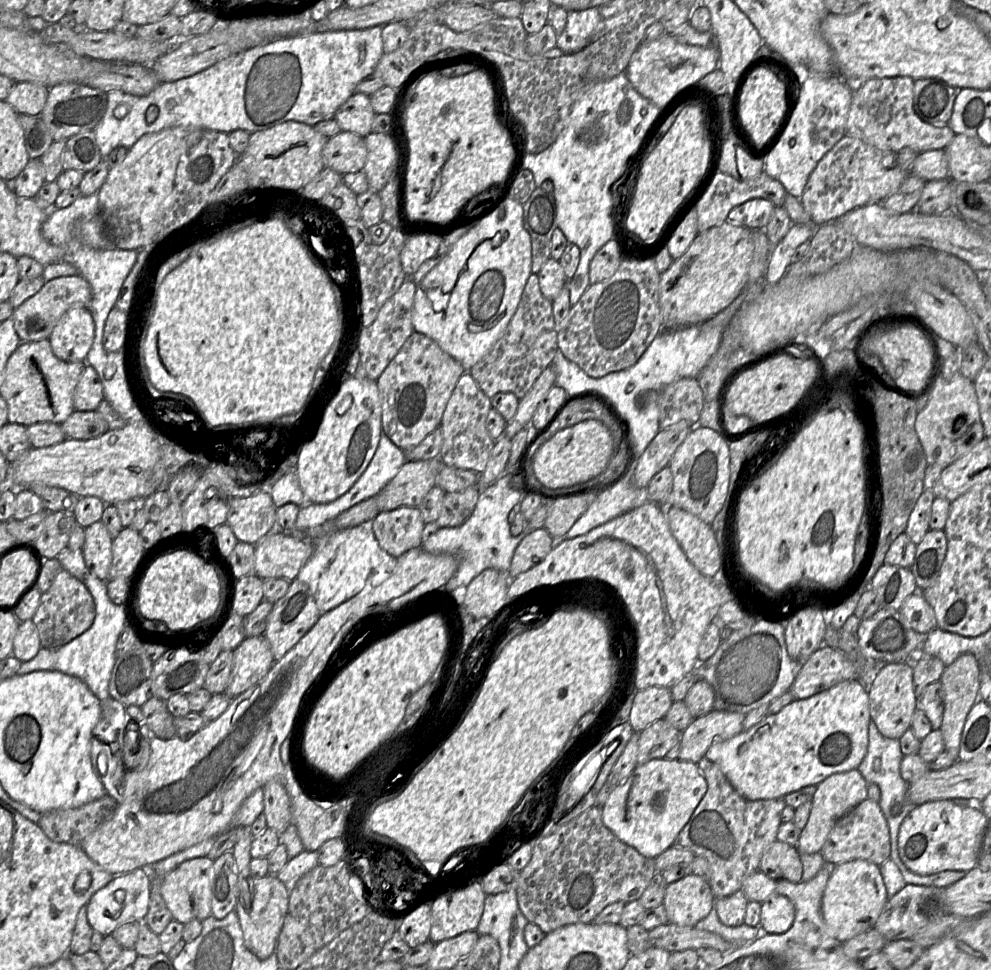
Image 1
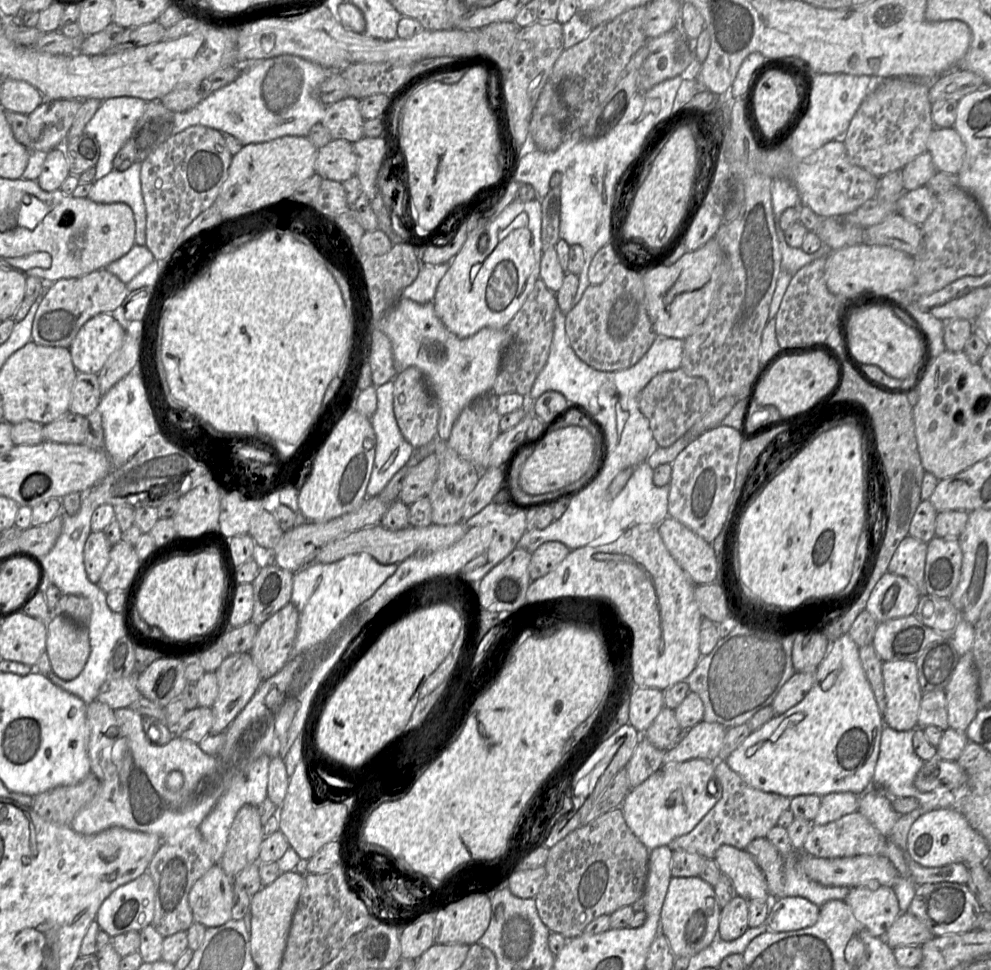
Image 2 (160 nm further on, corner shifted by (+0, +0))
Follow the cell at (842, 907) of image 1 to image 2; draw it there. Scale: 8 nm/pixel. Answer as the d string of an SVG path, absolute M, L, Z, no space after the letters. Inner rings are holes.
M879 886L850 888L844 902L851 908L855 918L861 922L869 932L877 937L884 937L892 924L902 914L896 894L891 887Z

